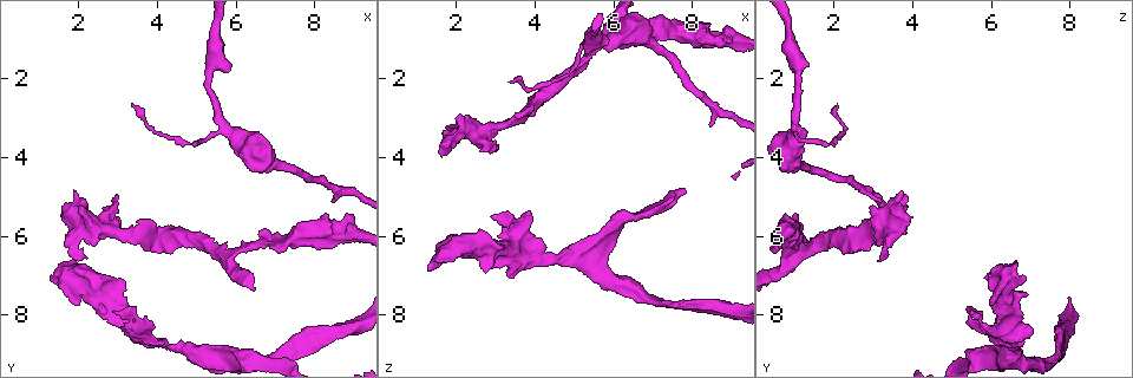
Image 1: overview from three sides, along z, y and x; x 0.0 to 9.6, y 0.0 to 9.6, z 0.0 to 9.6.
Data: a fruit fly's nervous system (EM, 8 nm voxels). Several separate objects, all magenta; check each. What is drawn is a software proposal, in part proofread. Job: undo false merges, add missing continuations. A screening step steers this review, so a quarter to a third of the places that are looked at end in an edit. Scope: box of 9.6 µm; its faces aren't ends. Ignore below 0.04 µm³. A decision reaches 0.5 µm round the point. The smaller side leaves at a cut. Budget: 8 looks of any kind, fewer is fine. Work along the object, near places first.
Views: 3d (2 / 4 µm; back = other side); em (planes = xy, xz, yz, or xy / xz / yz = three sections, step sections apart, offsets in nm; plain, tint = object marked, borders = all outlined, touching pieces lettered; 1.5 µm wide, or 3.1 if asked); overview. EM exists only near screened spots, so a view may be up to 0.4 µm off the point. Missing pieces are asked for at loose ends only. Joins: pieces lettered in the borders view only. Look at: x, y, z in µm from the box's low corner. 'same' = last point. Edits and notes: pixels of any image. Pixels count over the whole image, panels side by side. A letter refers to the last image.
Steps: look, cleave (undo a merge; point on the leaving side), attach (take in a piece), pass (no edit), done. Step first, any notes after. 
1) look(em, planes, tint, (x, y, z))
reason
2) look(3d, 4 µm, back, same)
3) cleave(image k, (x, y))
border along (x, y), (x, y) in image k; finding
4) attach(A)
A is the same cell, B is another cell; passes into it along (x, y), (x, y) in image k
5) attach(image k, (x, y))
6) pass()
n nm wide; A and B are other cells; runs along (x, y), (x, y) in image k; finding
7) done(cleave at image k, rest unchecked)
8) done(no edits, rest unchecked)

look(em, planes, borders, (5.85, 6.60, 0.85))
abrupt turn

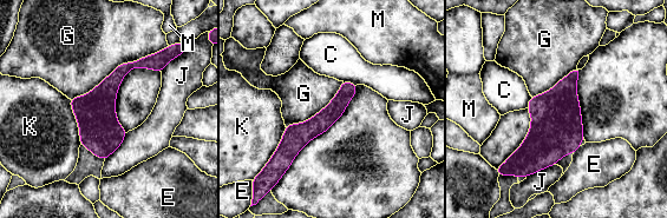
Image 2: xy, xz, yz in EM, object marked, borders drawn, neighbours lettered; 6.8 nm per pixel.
pass()
G touches over 700 nm; C, E, G, J, K and M are other cells; runs along (156, 64), (128, 66), (109, 86), (98, 153) in image 2; one cell here

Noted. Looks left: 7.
look(em, xz, step 4, plain, (1.35, 6.95, 6.90))
stops while still wide

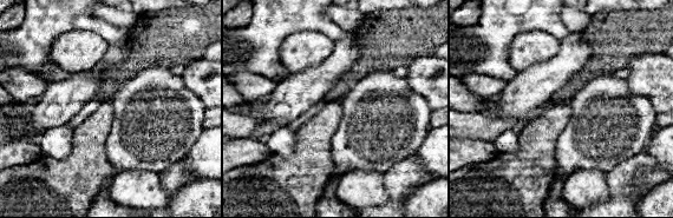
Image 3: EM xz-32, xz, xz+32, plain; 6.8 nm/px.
look(em, xz, step 4, borders, same)

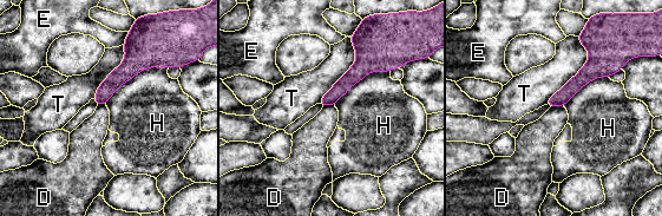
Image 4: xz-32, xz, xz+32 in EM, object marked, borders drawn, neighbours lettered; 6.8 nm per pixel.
pass()
D, E, H and T are other cells; runs along (386, 67), (362, 66), (323, 103) in image 4; no lettered piece goes on from it

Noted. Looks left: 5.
look(em, xz, step 8, borders, (4.30, 8.75, 6.60))
narrows sharply

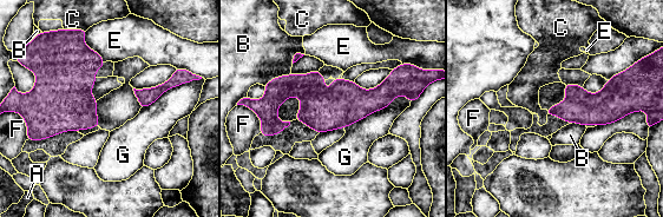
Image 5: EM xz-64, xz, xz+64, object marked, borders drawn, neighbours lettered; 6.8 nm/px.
look(em, xy, step 4, borders, same)

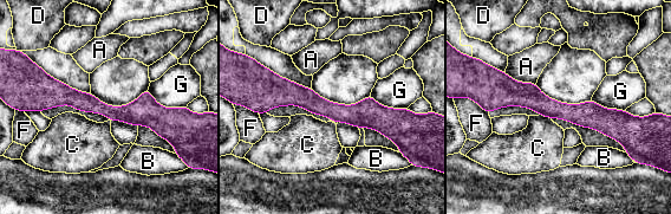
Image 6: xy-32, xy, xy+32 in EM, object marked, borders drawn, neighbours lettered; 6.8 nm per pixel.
pass()
A, B, C, D, F and G are other cells; runs along (34, 96), (175, 111) in image 6; all the same cell

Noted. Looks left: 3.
done(no edits, rest unchecked)

